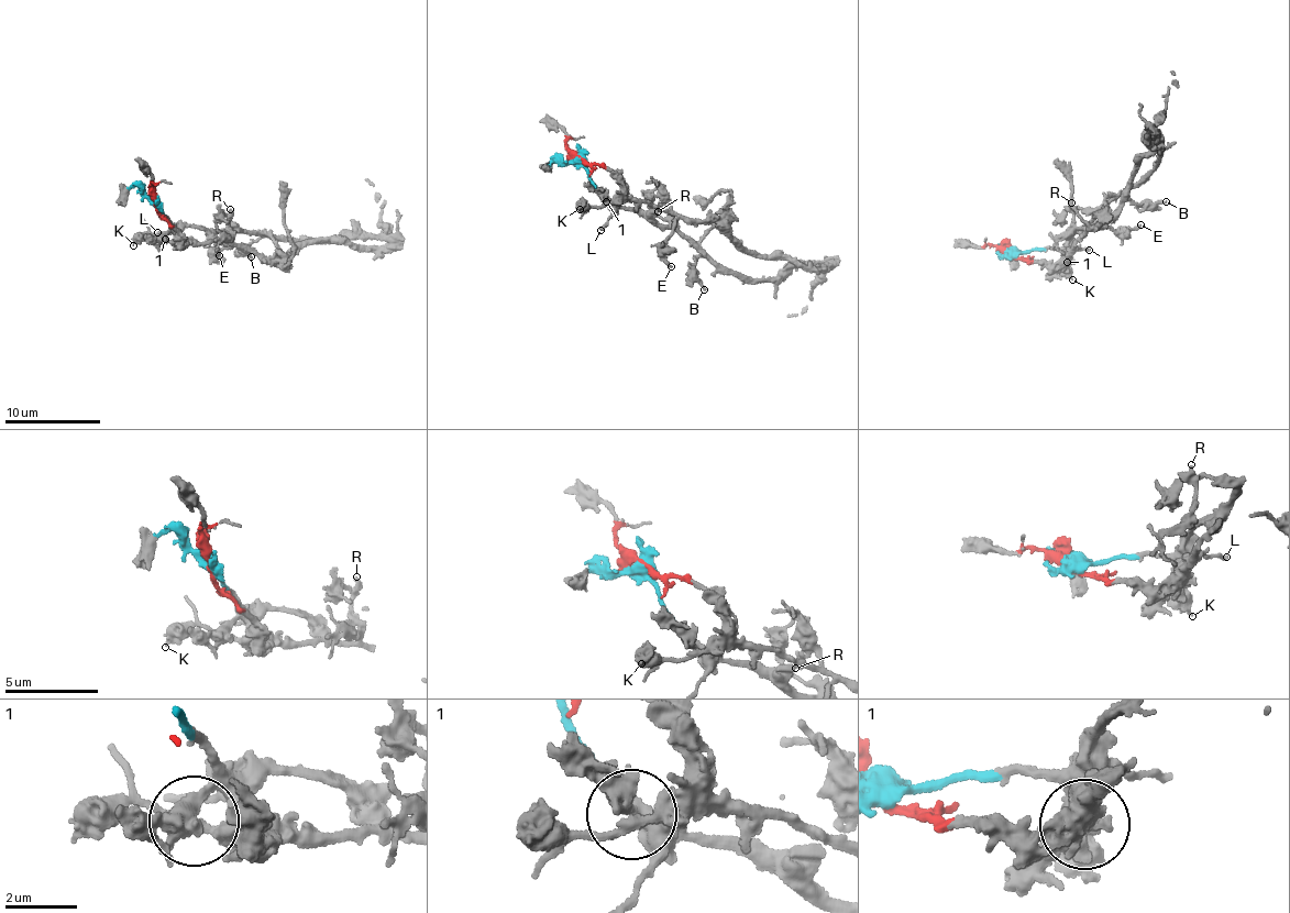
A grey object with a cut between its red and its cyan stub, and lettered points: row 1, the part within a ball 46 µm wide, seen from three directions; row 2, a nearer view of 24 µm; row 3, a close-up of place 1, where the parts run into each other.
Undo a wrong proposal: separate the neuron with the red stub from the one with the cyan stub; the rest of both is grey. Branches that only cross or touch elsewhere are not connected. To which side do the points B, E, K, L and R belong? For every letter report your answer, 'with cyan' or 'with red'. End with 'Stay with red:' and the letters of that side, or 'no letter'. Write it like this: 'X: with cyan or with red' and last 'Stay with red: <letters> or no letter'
B: with cyan
E: with red
K: with red
L: with cyan
R: with red
Stay with red: E, K, R

